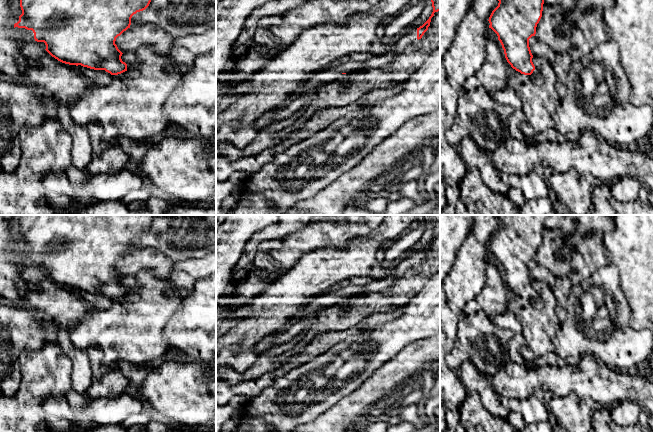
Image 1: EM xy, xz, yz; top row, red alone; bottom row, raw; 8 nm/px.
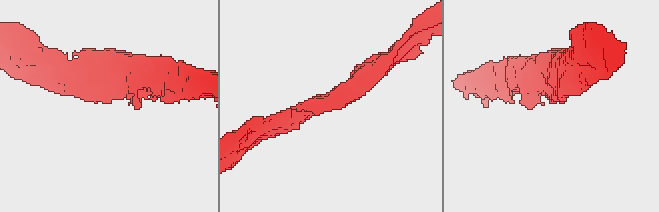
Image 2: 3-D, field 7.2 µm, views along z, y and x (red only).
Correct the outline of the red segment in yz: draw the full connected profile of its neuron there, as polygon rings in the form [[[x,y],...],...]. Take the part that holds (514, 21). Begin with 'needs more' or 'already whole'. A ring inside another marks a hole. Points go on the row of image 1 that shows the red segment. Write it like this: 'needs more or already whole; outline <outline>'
already whole; outline [[[498,0],[498,6],[489,17],[489,28],[498,36],[505,58],[513,69],[524,75],[535,70],[529,39],[536,34],[536,27],[542,17],[544,0]]]

